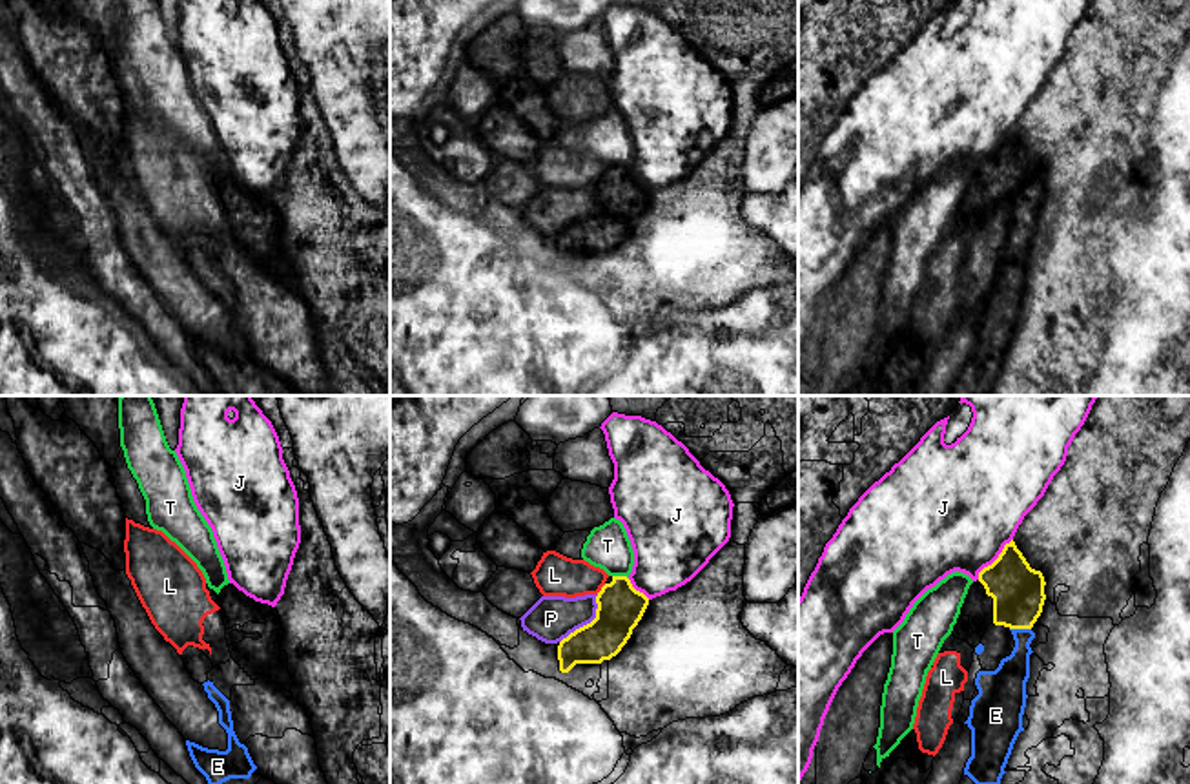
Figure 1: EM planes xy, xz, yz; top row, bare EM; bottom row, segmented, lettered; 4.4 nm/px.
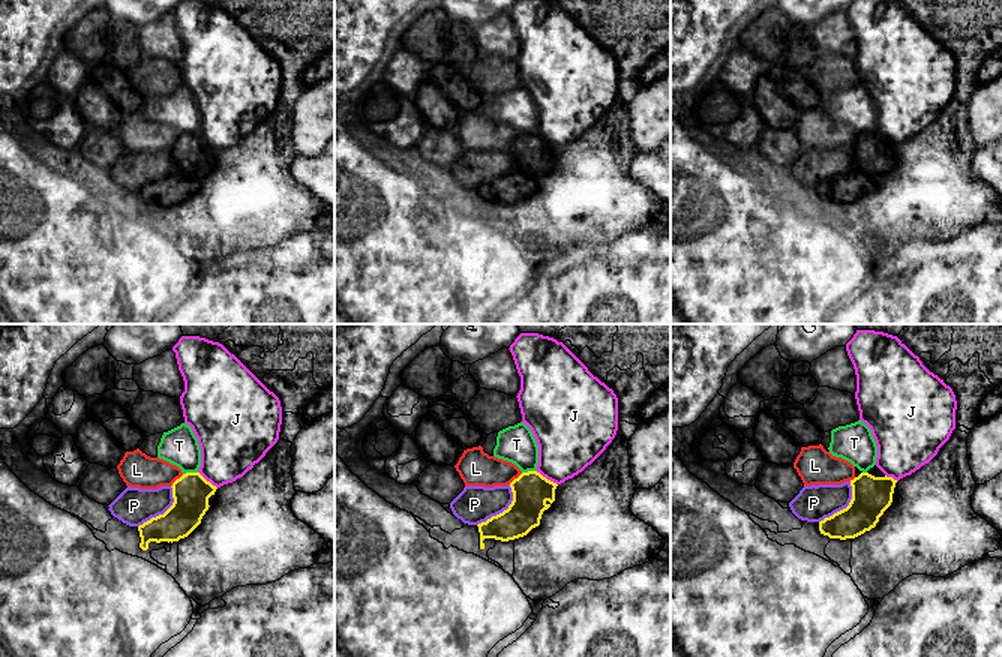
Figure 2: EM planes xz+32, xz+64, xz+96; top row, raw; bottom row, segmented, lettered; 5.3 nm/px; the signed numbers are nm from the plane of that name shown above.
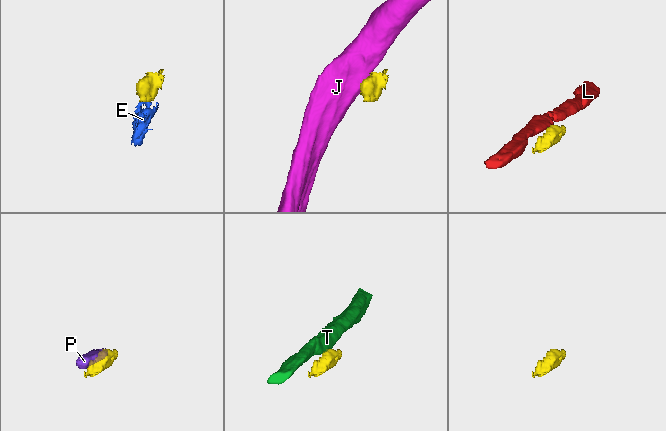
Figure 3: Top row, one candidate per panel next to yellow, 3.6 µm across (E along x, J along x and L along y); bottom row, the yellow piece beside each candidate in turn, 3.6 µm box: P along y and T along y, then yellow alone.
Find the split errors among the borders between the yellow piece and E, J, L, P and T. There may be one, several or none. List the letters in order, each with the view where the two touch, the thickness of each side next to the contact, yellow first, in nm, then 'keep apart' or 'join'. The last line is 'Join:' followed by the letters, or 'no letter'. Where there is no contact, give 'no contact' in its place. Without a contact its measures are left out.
E: yz | 240/160 nm | join
J: yz | 240/480 nm | keep apart
L: xz | 200/190 nm | keep apart
P: xz | 200/200 nm | keep apart
T: xz | 200/190 nm | keep apart
Join: E

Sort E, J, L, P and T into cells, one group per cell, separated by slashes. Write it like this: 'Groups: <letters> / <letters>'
Groups: E / J / L / P / T

